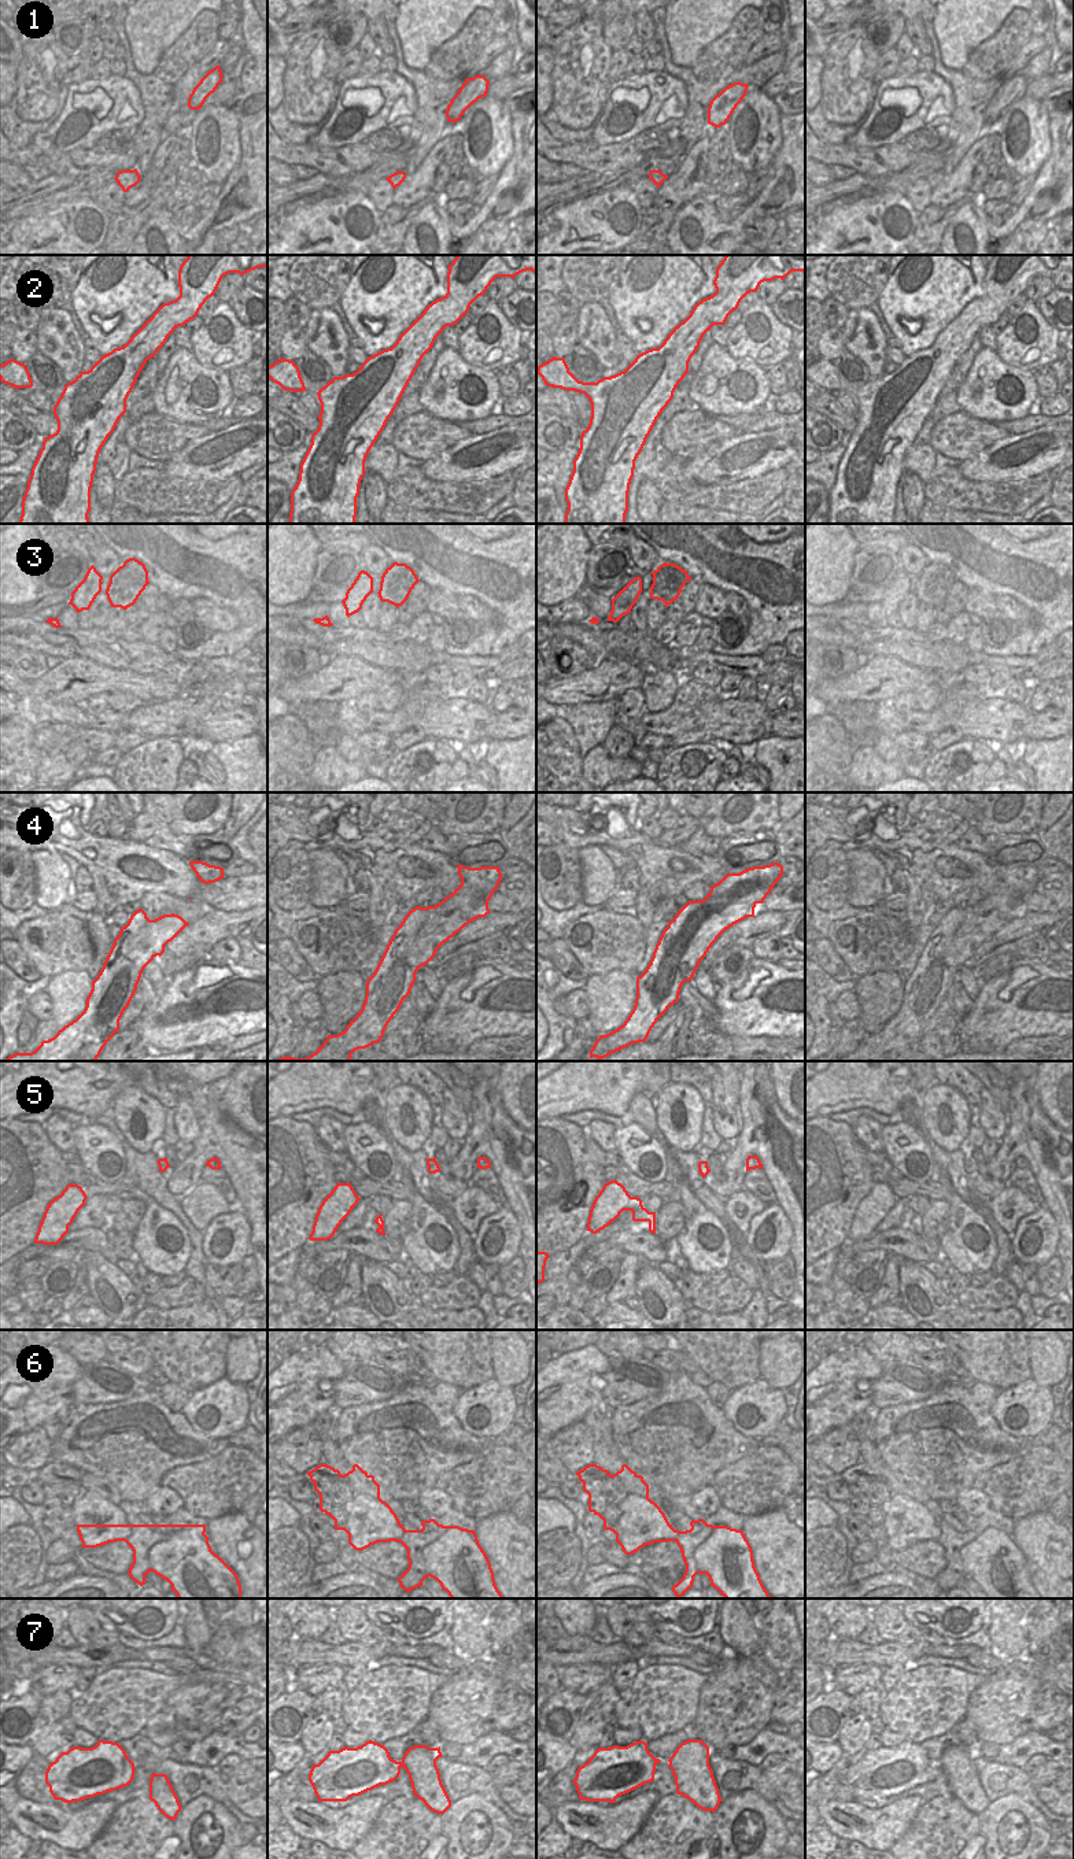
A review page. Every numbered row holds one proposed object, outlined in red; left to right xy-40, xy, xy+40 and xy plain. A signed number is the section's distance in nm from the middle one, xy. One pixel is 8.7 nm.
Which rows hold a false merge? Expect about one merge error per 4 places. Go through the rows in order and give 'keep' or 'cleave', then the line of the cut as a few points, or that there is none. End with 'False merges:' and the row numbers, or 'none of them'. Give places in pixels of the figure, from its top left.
1: keep; no cut
2: keep; no cut
3: keep; no cut
4: keep; no cut
5: keep; no cut
6: cleave; cut in xy-40 along (154, 1525), (154, 1529), (166, 1538), (150, 1551), (150, 1570)
7: cleave; cut in xy along (401, 1762), (403, 1766)
False merges: 6, 7

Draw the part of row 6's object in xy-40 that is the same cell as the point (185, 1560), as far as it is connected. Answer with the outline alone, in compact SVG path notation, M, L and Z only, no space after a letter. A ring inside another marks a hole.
M154 1524L166 1541L150 1551L151 1571L171 1585L178 1599L241 1599L237 1574L211 1551L206 1524Z

